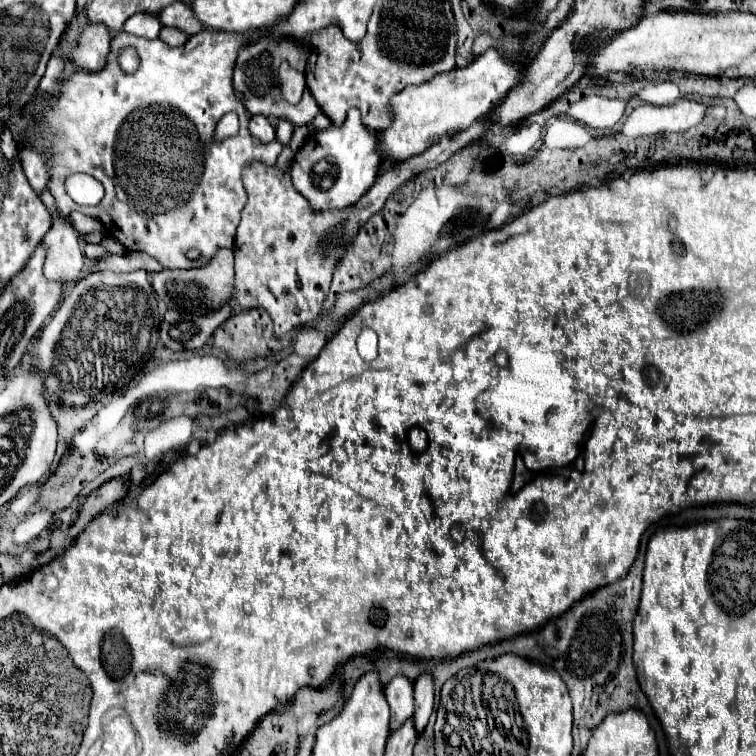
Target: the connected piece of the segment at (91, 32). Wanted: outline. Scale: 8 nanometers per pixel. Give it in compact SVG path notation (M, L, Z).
M86 25L82 27L76 45L66 53L66 59L80 67L82 71L98 71L104 67L110 47L110 35L106 27L100 25Z

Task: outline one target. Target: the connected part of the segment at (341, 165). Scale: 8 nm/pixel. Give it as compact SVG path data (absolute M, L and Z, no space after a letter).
M352 109L342 127L328 127L312 133L294 155L292 181L296 191L310 203L312 211L338 211L354 205L374 183L382 163L378 155L378 135L360 121L360 111Z

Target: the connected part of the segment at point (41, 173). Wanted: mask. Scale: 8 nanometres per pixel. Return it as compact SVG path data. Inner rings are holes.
M32 147L22 149L20 151L20 163L22 163L22 171L24 171L26 179L30 181L32 189L36 193L40 193L44 187L48 187L48 171L44 167L42 153L38 153Z

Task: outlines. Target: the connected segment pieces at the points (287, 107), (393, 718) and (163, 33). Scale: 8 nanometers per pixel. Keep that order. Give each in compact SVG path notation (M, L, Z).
M264 39L258 43L250 43L246 45L236 61L236 69L234 69L234 89L236 95L242 99L244 107L252 113L252 115L264 115L264 117L278 117L278 119L288 119L294 125L306 125L314 119L314 115L320 111L316 99L310 93L304 93L298 105L290 105L288 101L282 99L282 81L278 75L280 63L288 61L290 67L294 69L304 69L306 61L304 61L304 49L300 47L300 43L282 39L282 41L274 41L274 39Z
M394 677L384 689L384 697L390 705L390 731L394 733L414 715L414 685L404 677Z
M162 27L160 29L160 39L170 47L180 47L188 41L188 35L180 29L174 29L174 27Z

